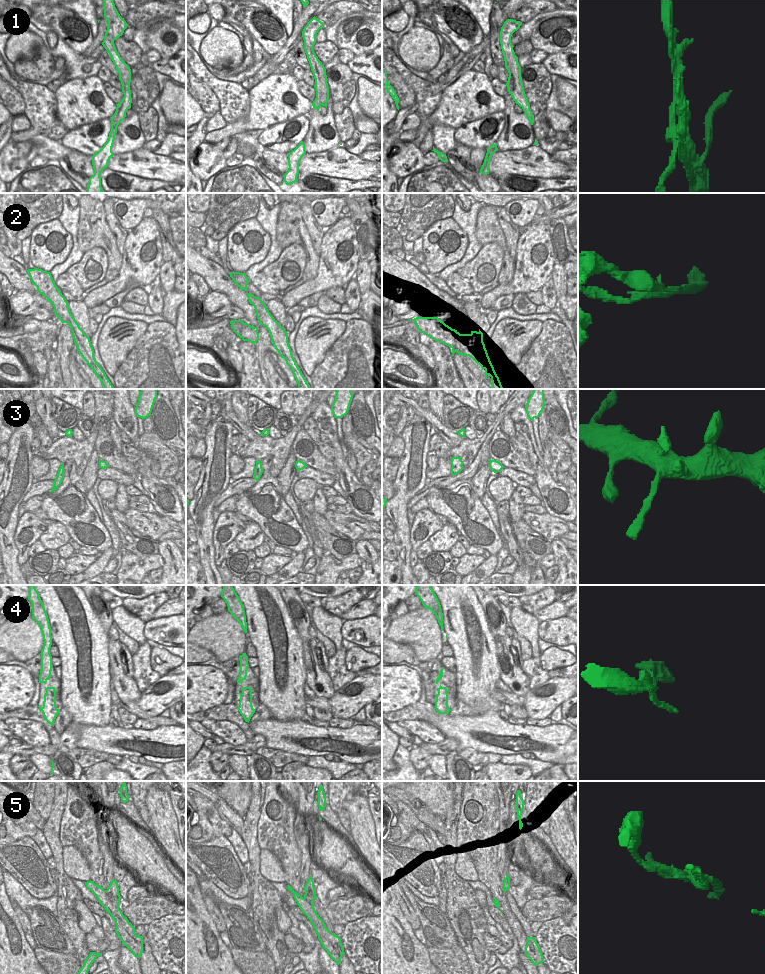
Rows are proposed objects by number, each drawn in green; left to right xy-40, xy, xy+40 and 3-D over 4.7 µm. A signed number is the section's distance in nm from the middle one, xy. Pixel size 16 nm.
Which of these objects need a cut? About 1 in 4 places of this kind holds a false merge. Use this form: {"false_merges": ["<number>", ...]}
{"false_merges": ["1", "2", "5"]}

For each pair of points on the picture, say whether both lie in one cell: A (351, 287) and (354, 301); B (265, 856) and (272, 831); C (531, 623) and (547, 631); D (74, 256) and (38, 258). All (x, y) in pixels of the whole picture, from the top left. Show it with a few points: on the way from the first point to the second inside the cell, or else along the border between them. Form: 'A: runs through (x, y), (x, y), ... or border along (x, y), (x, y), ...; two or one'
A: runs through (350, 290), (349, 292), (353, 298); one
B: border along (261, 848), (268, 849), (278, 859), (282, 868); two
C: border along (540, 622), (538, 637); two
D: border along (68, 232), (72, 240), (71, 251), (50, 271); two

